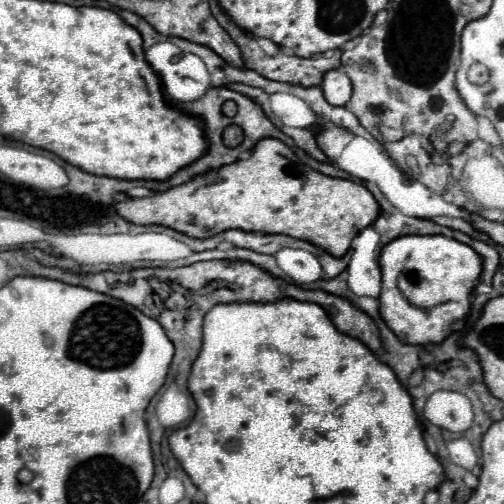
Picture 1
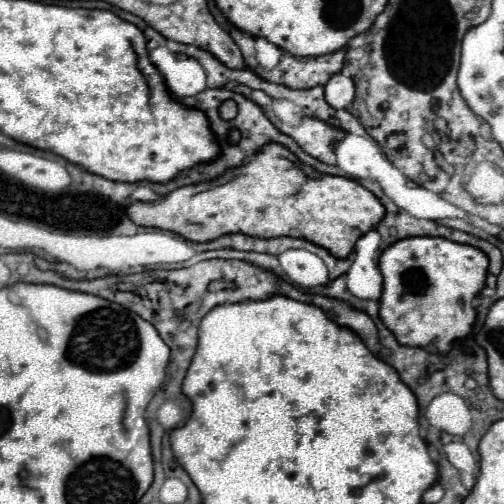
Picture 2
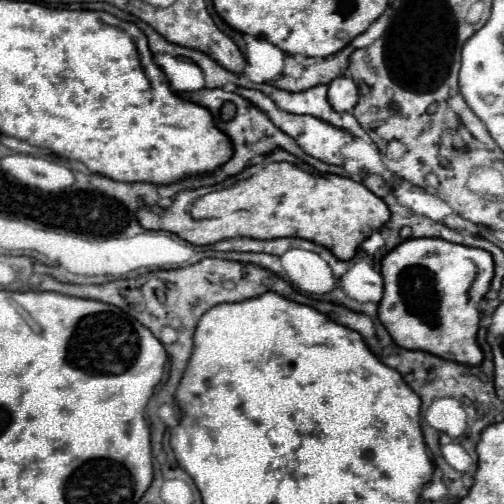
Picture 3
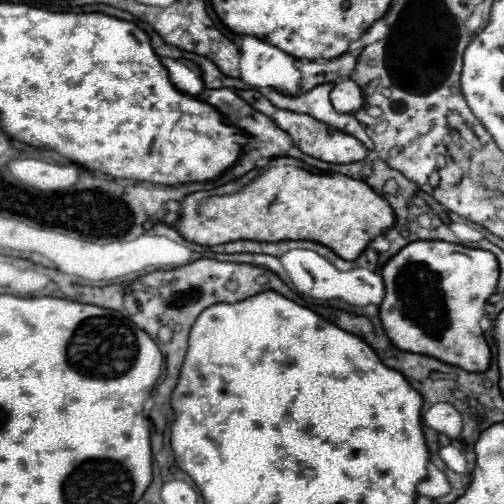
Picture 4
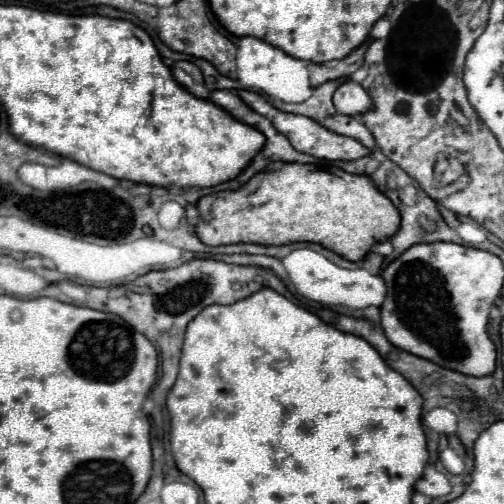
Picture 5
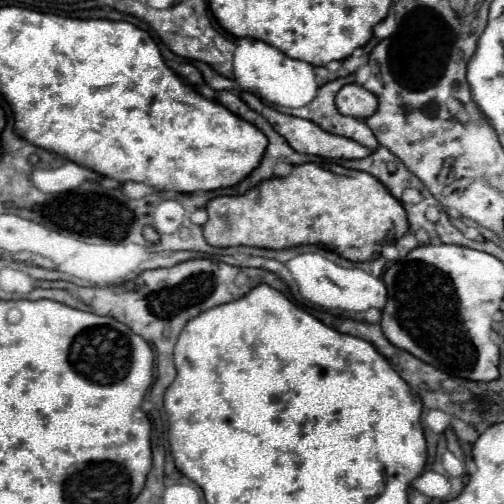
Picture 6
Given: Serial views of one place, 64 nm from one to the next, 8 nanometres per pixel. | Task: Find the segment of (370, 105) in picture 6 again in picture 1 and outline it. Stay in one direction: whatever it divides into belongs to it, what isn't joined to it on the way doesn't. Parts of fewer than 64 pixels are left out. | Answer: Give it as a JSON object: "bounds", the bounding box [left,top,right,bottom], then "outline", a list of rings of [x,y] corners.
{"bounds":[322,70,352,106],"outline":[[[330,70],[324,74],[322,80],[324,98],[334,106],[344,106],[352,96],[352,82],[342,70]]]}

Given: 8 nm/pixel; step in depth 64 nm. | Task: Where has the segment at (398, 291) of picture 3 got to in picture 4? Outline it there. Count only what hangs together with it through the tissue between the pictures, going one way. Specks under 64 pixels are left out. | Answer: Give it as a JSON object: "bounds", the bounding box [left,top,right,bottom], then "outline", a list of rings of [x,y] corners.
{"bounds":[380,240,498,372],"outline":[[[416,240],[406,244],[384,264],[382,278],[386,284],[386,296],[380,304],[380,320],[394,346],[406,352],[428,354],[468,372],[488,370],[490,348],[482,336],[480,318],[484,316],[484,304],[496,292],[498,282],[498,260],[492,252],[444,240]]]}

